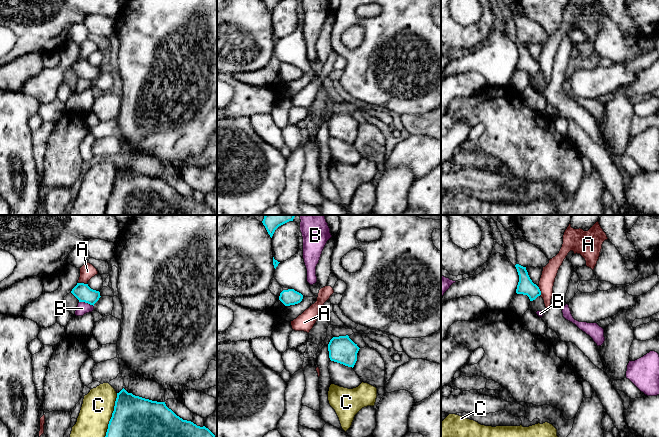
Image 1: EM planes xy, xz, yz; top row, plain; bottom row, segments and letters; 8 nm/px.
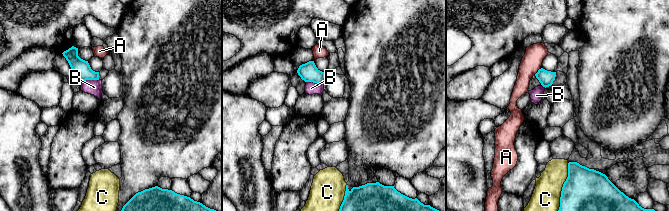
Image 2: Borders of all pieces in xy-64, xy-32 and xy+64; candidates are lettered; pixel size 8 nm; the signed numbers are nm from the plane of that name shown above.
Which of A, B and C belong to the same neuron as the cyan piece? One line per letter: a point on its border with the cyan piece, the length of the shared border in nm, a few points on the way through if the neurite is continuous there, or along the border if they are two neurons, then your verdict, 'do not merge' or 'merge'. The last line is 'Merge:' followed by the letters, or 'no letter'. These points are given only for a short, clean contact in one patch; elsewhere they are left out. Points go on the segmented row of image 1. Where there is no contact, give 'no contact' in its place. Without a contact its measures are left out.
A: meets cyan in yz at (540, 291); contact 80 nm long; border along yz (537, 286), (540, 295); do not merge
B: meets cyan in xy at (86, 302); contact 130 nm long; do not merge
C: meets cyan in xy at (112, 415); contact 360 nm long; do not merge
Merge: no letter

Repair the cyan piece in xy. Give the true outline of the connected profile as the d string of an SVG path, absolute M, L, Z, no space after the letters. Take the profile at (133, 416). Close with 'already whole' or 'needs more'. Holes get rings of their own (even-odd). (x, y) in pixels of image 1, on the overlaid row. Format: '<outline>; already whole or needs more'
M124 388L117 393L114 411L105 437L215 437L205 426L183 420L169 409L165 402L135 396Z; already whole

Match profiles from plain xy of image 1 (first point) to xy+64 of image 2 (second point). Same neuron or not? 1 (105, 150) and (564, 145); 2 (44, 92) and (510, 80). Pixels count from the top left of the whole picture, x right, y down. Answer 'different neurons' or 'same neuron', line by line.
1: same neuron
2: same neuron

